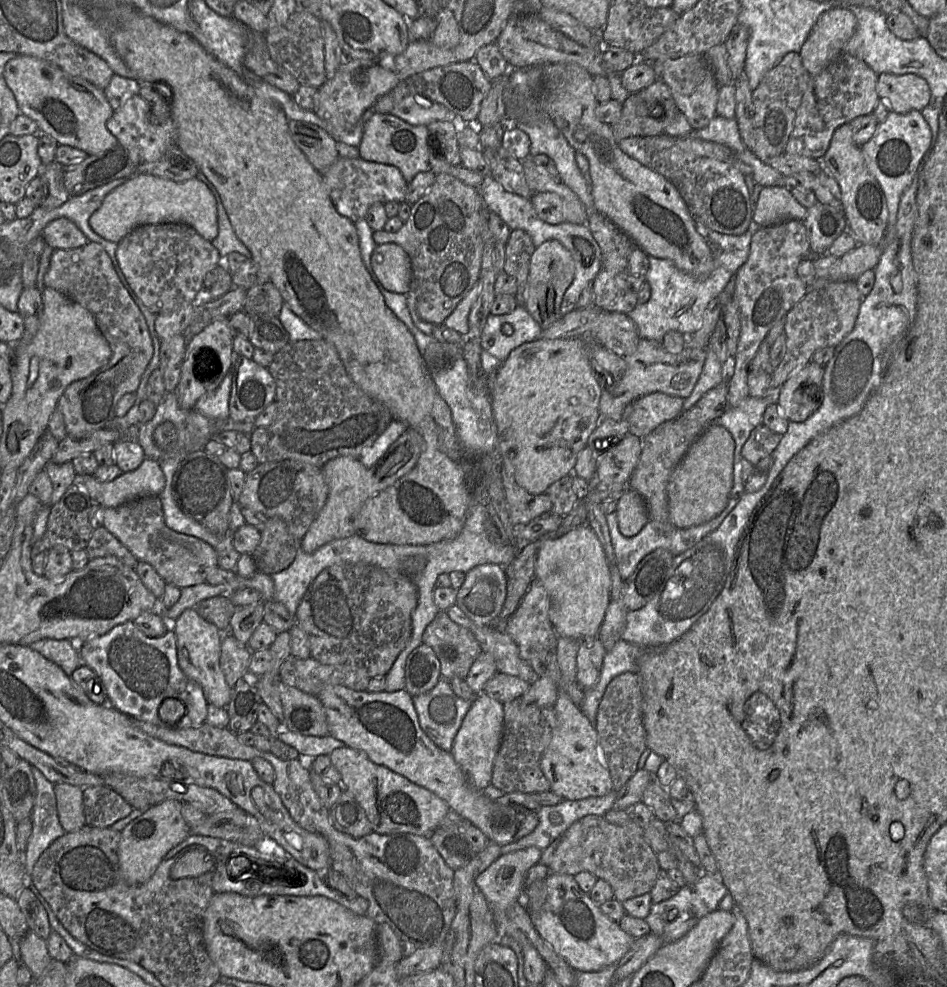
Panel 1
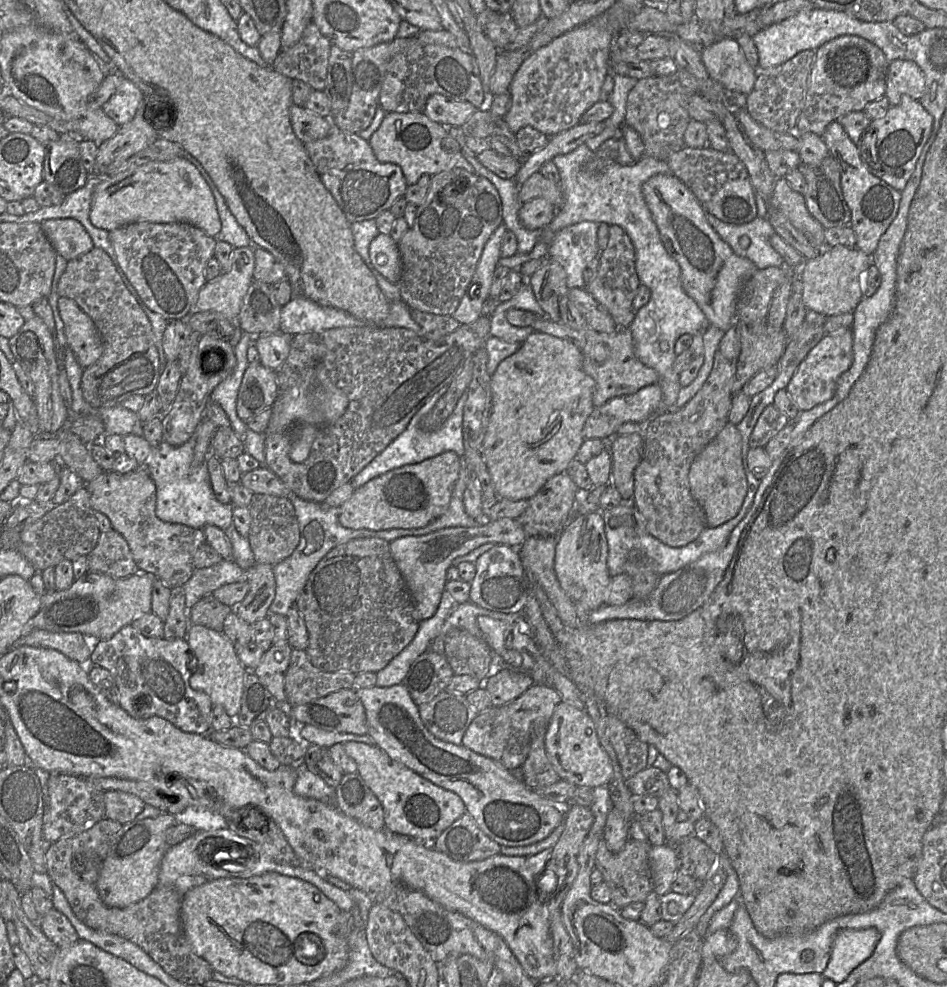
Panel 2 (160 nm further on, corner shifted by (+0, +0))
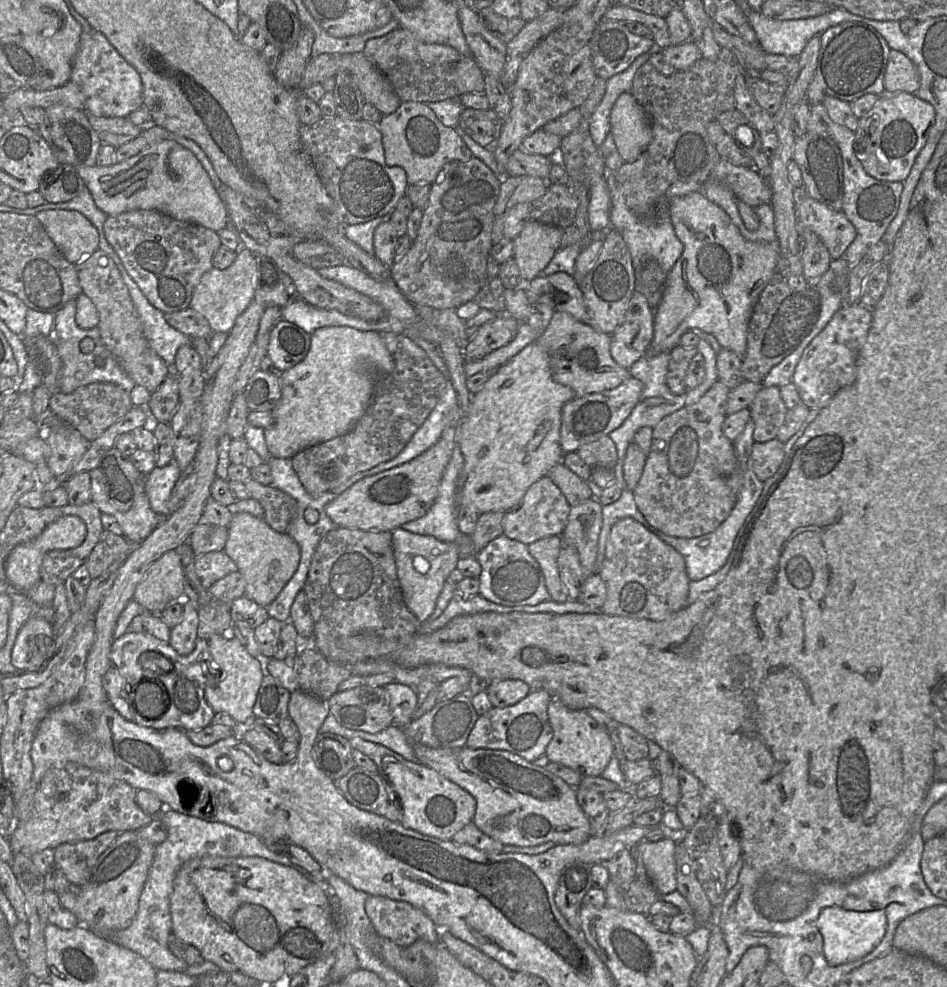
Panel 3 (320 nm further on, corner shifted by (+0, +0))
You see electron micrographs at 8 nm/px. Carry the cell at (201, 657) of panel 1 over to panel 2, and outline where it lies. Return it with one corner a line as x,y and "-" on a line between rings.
195,624
189,626
186,640
197,660
197,668
189,679
191,688
207,694
214,706
222,706
228,716
235,719
240,712
244,680
249,670
240,662
234,645
223,633

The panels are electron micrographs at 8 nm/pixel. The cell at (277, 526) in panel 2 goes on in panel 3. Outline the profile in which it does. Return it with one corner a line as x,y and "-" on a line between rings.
250,478
245,483
250,498
257,500
263,508
263,520
276,532
286,533
290,521
296,513
296,501
287,493
271,485
262,485

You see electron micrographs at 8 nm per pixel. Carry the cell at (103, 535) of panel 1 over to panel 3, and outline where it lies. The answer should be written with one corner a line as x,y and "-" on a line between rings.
103,531
85,563
91,579
102,575
116,561
125,561
132,551
132,544
123,535

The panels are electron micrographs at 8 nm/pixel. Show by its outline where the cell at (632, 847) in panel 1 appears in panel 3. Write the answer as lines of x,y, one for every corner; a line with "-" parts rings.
635,879
628,889
619,888
611,880
605,888
606,907
648,915
650,906
659,899
651,882

